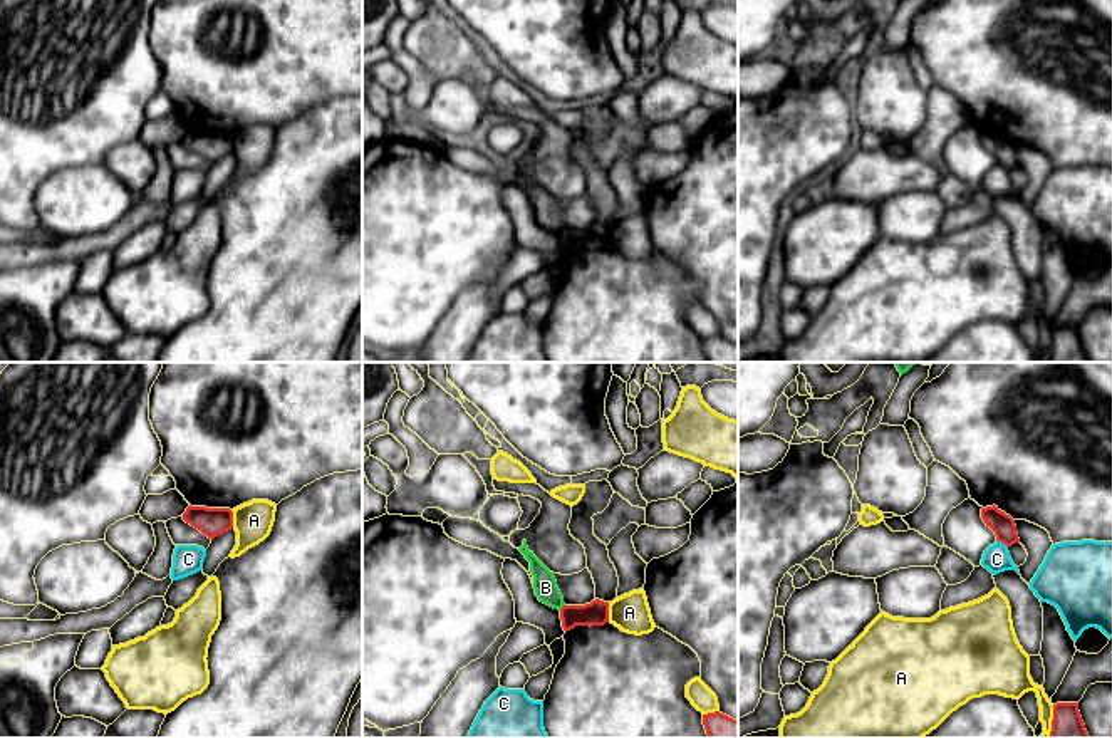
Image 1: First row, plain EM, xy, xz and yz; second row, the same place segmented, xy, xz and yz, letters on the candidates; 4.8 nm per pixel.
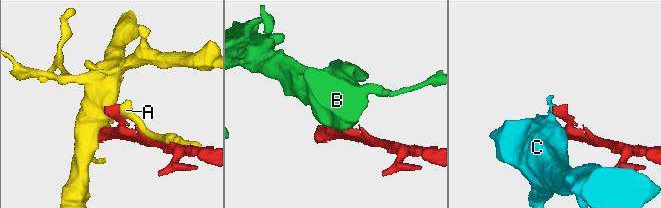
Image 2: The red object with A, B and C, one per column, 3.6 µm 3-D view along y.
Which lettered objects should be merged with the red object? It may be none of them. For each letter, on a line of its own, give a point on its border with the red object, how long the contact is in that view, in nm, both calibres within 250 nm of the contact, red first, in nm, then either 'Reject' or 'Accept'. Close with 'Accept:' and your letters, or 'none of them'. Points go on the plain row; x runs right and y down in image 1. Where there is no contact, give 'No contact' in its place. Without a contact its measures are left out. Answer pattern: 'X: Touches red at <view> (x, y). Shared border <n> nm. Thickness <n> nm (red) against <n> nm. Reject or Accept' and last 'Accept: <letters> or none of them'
A: Touches red at xz (607, 237). Shared border 100 nm. Thickness 120 nm (red) against 180 nm. Reject
B: Touches red at xz (562, 232). Shared border 40 nm. Thickness 120 nm (red) against 110 nm. Reject
C: Touches red at yz (1002, 166). Shared border 70 nm. Thickness 110 nm (red) against 130 nm. Reject
Accept: none of them

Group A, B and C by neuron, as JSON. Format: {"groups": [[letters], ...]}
{"groups": [["A"], ["B"], ["C"]]}

